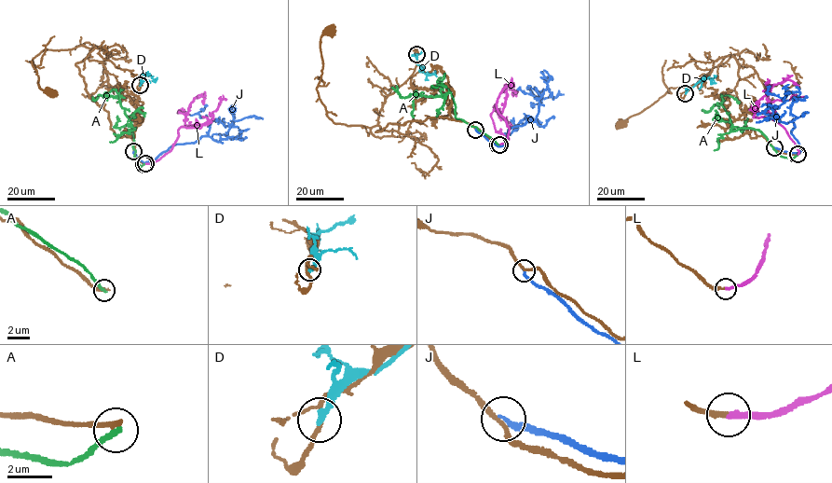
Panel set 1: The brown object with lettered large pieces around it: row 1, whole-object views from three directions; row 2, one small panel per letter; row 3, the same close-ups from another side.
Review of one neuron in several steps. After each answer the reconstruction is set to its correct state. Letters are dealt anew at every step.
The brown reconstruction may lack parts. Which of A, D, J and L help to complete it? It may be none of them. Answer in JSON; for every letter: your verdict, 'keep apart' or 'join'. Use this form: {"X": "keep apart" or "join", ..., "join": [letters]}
{"A": "keep apart", "D": "keep apart", "J": "keep apart", "L": "join", "join": ["L"]}

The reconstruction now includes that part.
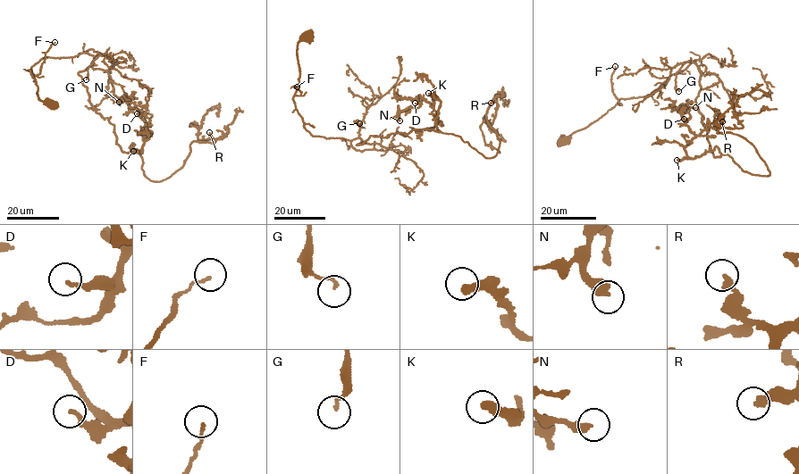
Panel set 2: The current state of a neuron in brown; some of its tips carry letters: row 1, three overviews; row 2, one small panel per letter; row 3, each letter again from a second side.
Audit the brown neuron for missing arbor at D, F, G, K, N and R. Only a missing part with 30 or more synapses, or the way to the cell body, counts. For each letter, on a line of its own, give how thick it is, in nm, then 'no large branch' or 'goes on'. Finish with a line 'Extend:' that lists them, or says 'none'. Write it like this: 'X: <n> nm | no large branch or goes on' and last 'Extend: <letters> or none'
D: 180 nm | no large branch
F: 100 nm | goes on
G: 110 nm | no large branch
K: 380 nm | goes on
N: 440 nm | goes on
R: 320 nm | no large branch
Extend: F, K, N

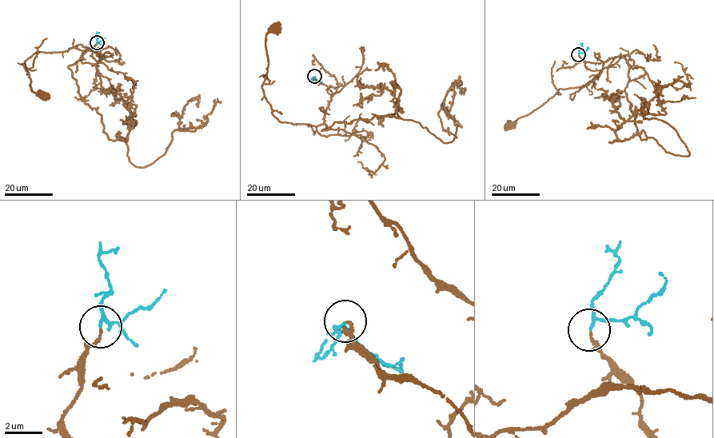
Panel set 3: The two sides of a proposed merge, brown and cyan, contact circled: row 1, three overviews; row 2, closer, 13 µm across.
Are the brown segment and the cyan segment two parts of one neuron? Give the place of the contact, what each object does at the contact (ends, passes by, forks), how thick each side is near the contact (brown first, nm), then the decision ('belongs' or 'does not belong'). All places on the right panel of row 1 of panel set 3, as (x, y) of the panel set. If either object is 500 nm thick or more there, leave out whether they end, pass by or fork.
(578, 54) | brown ends | cyan passes by | 160/100 nm | belongs

